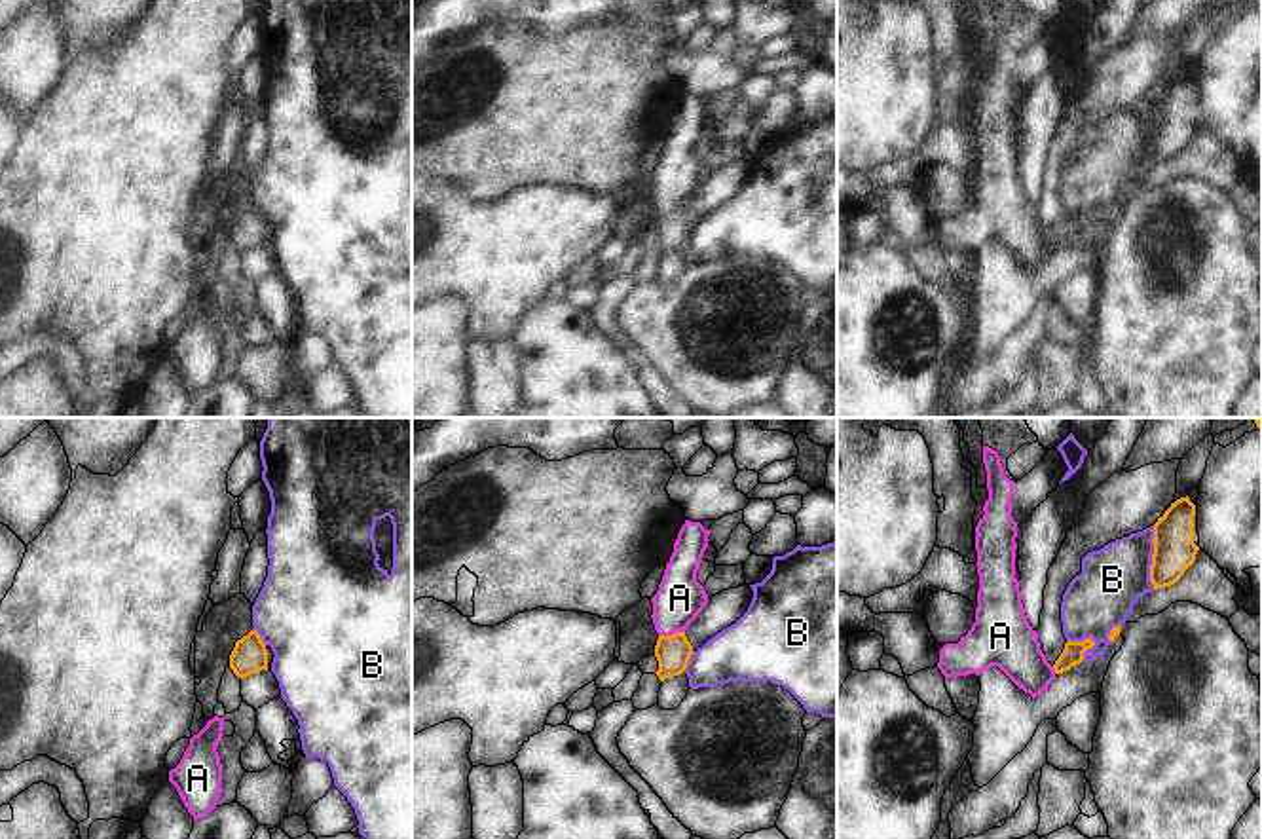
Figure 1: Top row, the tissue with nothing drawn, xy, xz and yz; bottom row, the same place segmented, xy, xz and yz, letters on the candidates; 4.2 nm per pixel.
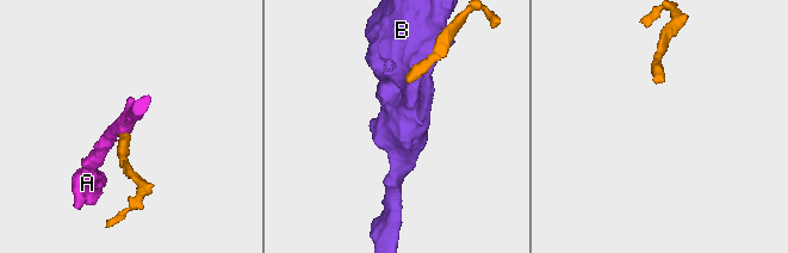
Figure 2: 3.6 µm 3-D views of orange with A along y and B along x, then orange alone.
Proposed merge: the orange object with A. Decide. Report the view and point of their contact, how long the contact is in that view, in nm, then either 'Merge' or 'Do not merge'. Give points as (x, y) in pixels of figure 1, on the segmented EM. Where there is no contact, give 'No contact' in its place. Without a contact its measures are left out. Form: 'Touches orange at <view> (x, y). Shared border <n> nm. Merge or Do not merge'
Touches orange at xz (672, 634). Shared border 110 nm. Merge

